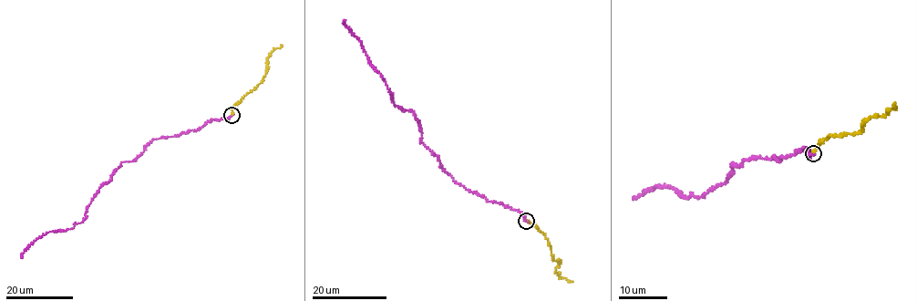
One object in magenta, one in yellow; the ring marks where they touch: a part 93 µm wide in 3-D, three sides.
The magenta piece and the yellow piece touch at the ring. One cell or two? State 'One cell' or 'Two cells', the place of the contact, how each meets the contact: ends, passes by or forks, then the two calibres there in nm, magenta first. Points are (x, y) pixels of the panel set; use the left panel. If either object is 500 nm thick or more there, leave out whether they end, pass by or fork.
One cell. Place: (231, 115). At the ring magenta ends. At the ring yellow ends. Thickness 240 nm (magenta) against 160 nm

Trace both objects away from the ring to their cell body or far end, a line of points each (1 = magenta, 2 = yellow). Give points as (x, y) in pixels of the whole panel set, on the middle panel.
1: (526, 221), (519, 212), (467, 190), (444, 170), (438, 157), (421, 143), (413, 111), (396, 106), (344, 19)
2: (526, 221), (543, 233), (552, 258), (561, 263), (555, 272), (559, 276), (573, 282)

